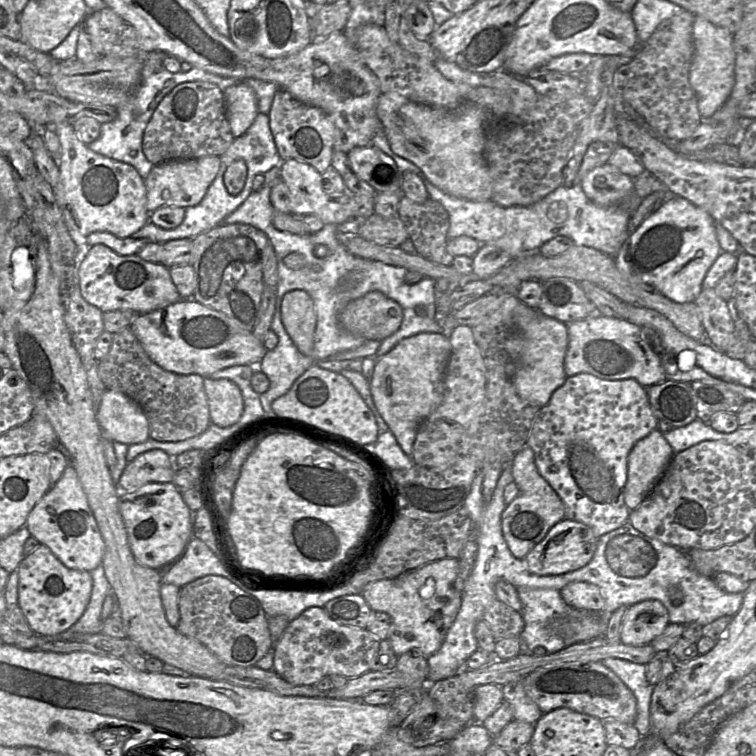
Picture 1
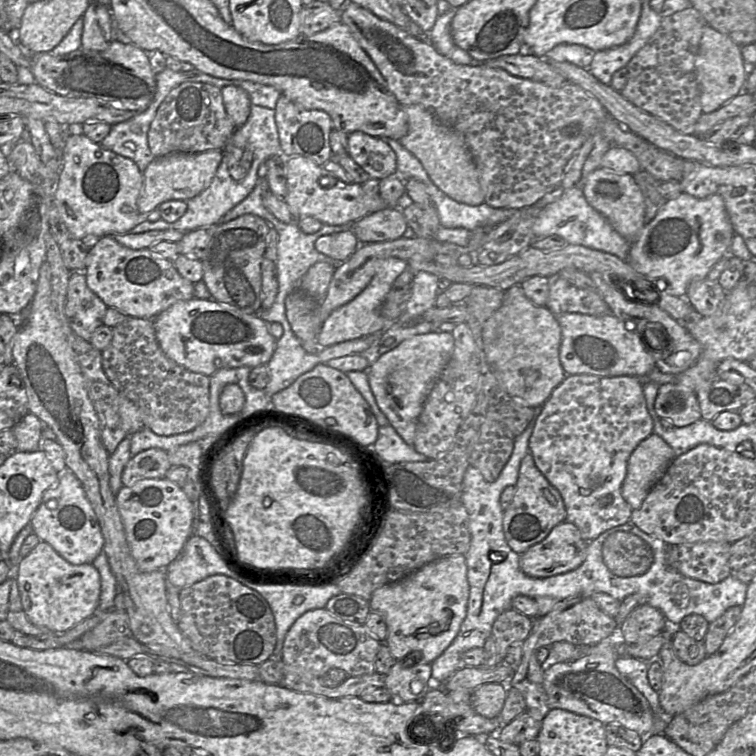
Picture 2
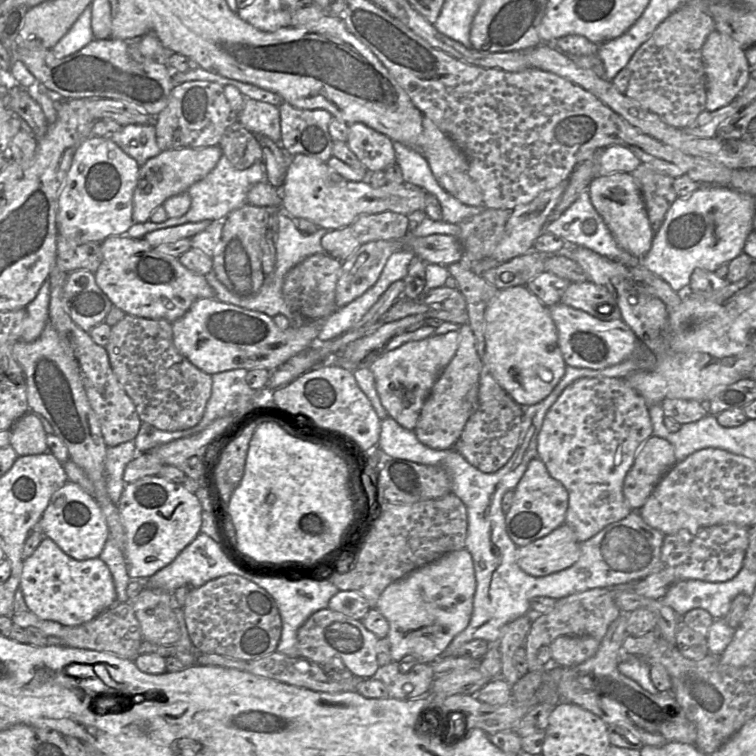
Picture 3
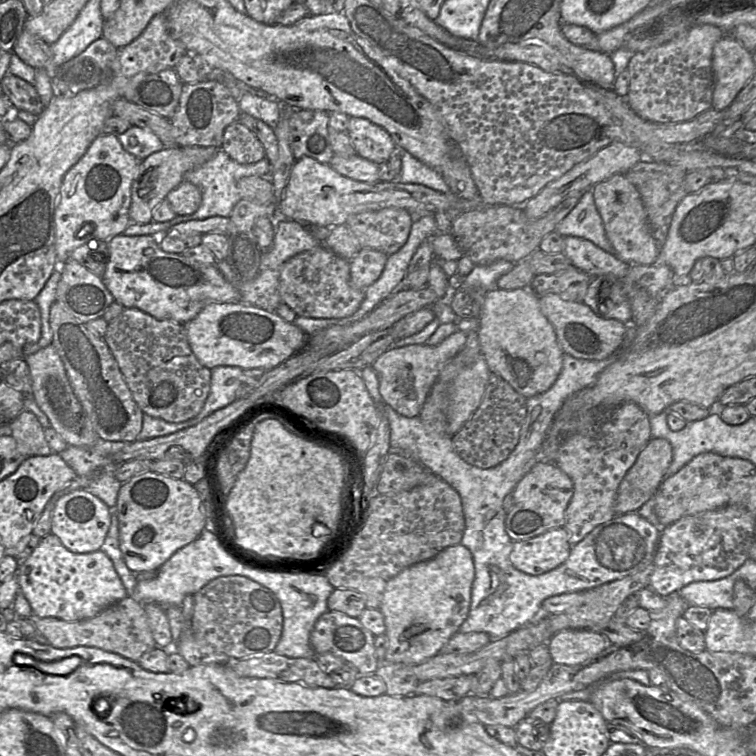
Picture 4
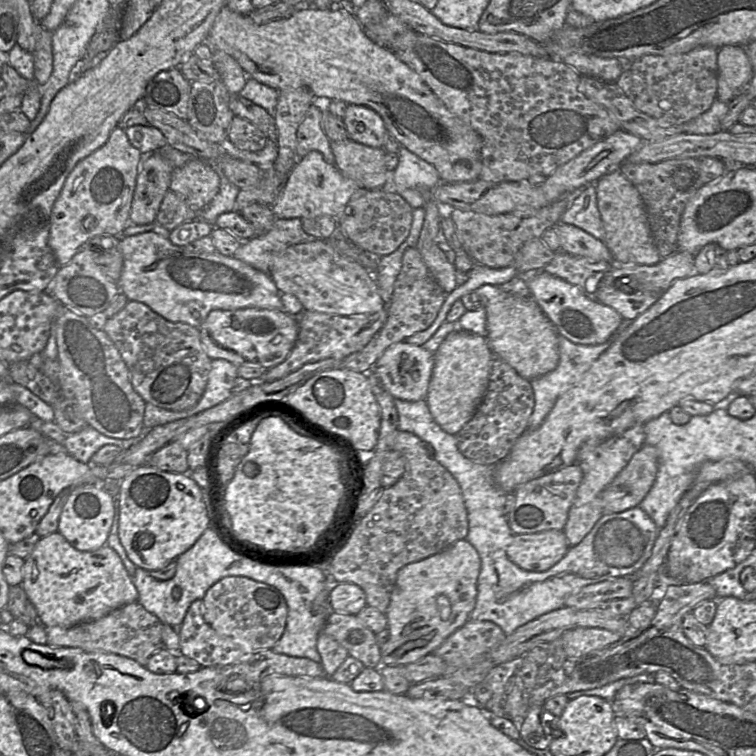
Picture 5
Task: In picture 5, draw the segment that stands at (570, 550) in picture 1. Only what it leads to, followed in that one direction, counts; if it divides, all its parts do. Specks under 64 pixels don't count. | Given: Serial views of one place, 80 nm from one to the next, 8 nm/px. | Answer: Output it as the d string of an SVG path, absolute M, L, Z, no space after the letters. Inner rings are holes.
M564 530L513 535L507 556L519 568L545 572L558 563L570 545Z

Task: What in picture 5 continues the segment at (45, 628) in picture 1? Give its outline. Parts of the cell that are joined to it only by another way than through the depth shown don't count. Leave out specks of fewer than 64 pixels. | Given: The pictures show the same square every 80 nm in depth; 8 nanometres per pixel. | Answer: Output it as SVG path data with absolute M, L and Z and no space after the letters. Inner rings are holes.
M58 531L40 538L25 559L21 586L45 627L95 621L138 600L137 588L112 548L104 545L95 551L79 551Z

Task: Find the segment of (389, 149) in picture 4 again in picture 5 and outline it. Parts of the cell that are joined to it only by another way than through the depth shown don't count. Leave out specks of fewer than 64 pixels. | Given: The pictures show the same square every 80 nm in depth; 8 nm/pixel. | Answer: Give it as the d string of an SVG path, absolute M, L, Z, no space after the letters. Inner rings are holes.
M348 104L343 120L349 139L372 148L384 148L389 131L376 111L362 105Z

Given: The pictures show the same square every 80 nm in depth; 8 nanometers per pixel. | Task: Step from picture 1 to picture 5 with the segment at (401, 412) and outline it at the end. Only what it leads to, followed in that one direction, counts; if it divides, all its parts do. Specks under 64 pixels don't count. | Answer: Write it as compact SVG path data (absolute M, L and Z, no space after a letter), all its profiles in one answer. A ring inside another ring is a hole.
M397 342L389 346L375 362L372 370L392 397L405 401L426 400L434 366L434 354L422 346Z

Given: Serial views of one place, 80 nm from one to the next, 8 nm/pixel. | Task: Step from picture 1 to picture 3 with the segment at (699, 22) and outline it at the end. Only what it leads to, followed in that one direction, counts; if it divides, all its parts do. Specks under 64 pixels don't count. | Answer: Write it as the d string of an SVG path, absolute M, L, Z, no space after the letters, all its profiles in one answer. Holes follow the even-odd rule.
M718 30L712 31L702 47L702 60L706 76L705 110L715 111L734 101L747 84L751 66L742 48L729 35Z

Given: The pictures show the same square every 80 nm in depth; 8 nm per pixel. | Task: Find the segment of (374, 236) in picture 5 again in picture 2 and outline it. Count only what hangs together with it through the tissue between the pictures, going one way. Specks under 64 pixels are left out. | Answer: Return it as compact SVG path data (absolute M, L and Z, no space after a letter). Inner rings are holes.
M400 207L373 212L352 224L360 244L392 241L407 232L407 222Z

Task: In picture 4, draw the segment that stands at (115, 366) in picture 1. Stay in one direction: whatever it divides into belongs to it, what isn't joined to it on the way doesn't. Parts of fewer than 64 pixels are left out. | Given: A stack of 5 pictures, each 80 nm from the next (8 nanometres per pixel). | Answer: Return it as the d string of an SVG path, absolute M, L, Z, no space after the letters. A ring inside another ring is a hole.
M124 308L119 316L108 323L107 331L104 336L104 341L106 342L113 357L115 358L134 401L137 403L144 414L155 418L160 418L171 423L183 422L199 414L210 391L211 369L203 366L192 352L188 342L184 324L177 323L168 319L156 319L137 308Z

